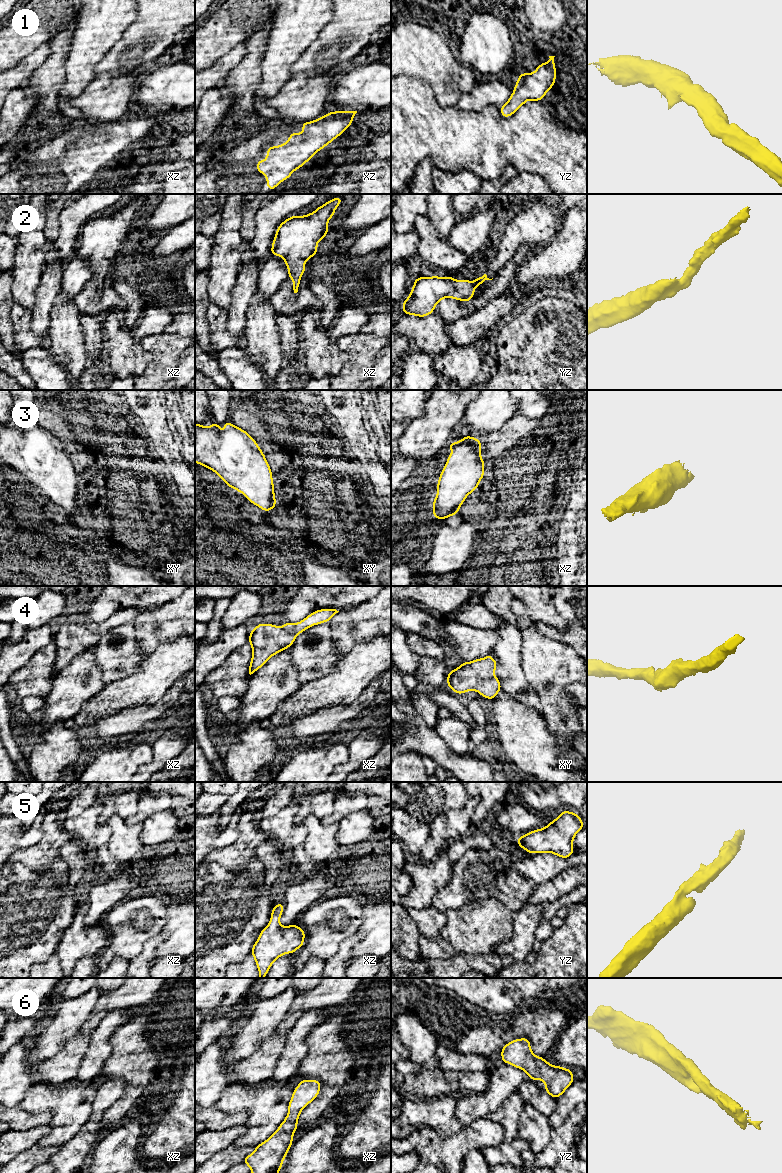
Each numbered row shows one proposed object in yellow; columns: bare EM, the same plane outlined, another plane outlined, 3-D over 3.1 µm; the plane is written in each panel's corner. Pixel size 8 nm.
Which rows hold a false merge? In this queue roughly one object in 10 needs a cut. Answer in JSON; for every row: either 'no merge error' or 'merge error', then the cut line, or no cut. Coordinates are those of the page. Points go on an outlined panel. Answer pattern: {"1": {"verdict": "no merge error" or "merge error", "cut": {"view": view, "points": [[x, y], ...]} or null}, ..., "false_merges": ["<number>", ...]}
{"1": {"verdict": "no merge error", "cut": null}, "2": {"verdict": "no merge error", "cut": null}, "3": {"verdict": "no merge error", "cut": null}, "4": {"verdict": "no merge error", "cut": null}, "5": {"verdict": "no merge error", "cut": null}, "6": {"verdict": "no merge error", "cut": null}, "false_merges": []}

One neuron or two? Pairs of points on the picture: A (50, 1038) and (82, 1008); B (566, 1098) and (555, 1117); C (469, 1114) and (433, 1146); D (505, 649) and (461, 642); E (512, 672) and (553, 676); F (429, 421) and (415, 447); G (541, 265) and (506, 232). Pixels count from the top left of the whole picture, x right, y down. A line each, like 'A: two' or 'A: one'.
A: one
B: one
C: two
D: two
E: two
F: one
G: two

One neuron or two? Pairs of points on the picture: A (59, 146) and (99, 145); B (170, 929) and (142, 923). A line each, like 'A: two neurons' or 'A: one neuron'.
A: one neuron
B: two neurons

